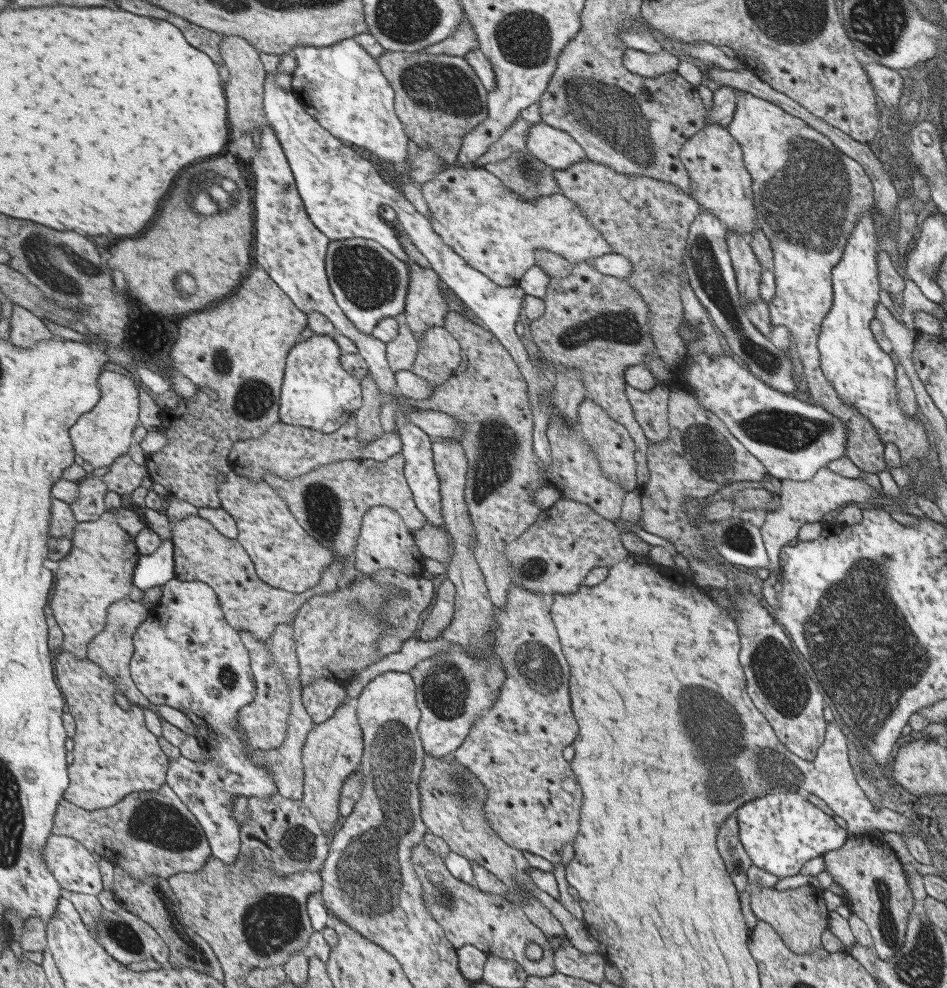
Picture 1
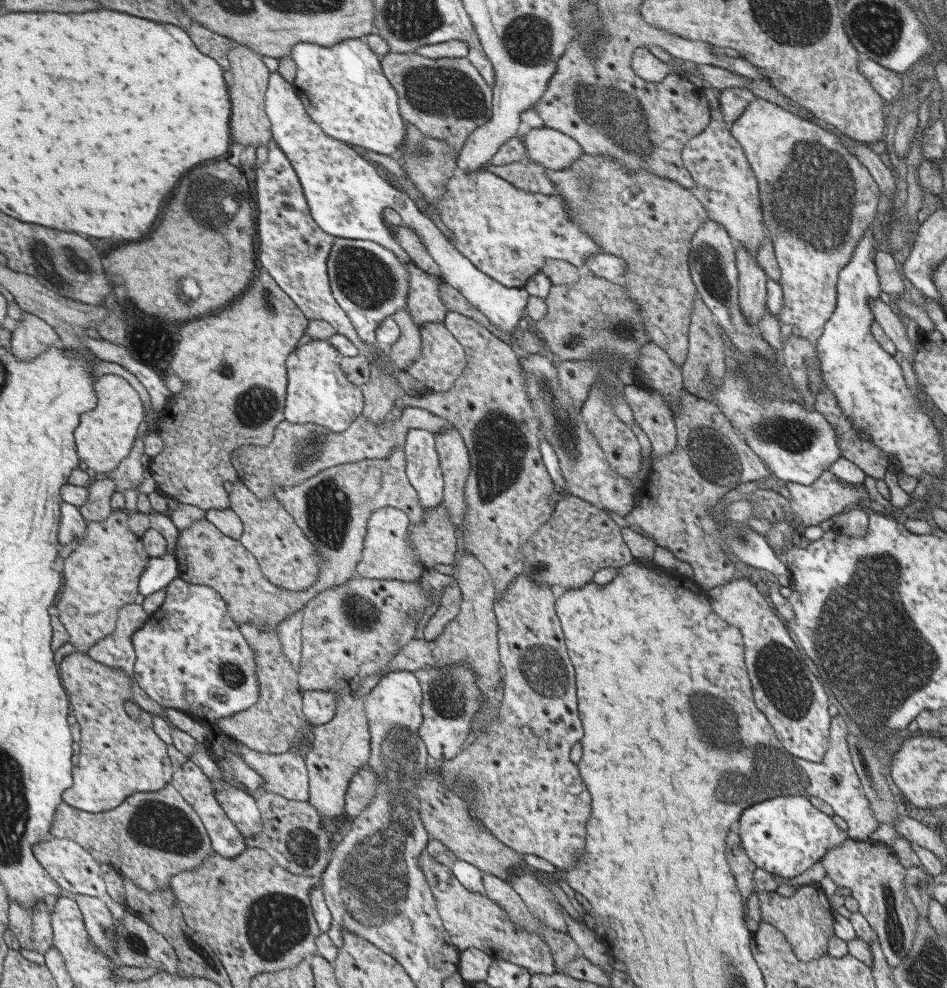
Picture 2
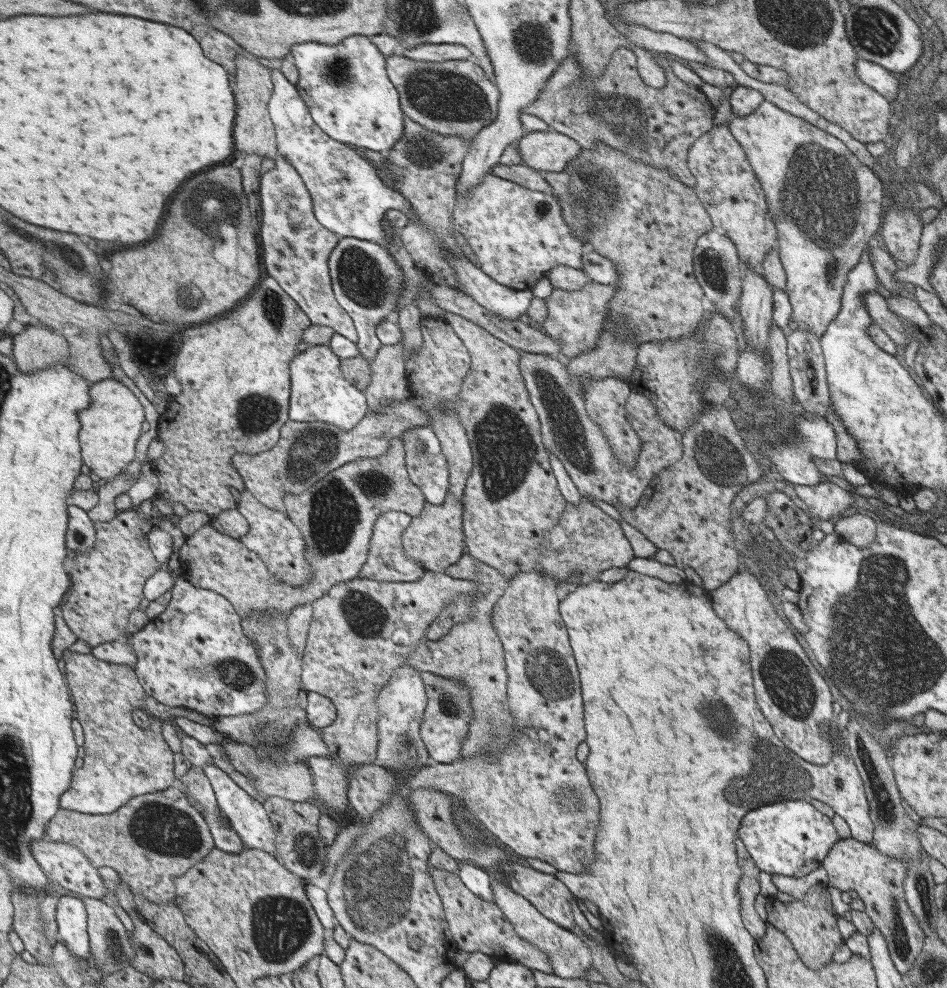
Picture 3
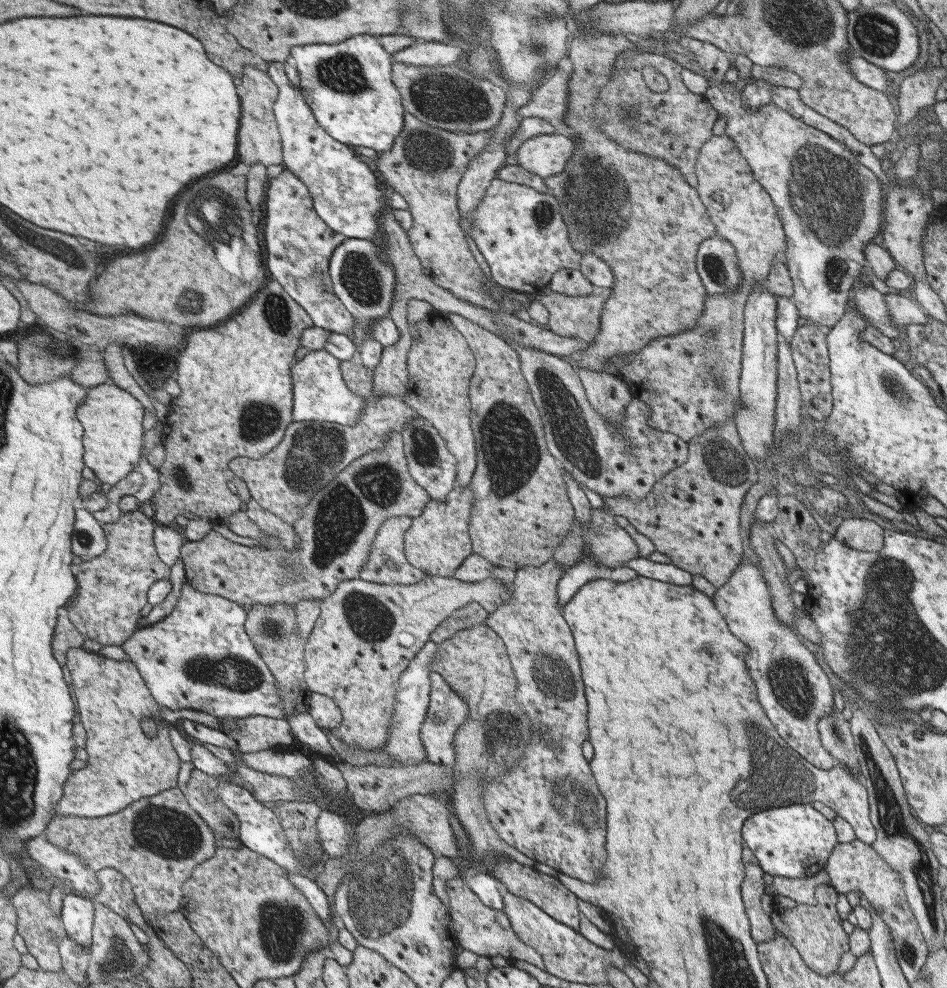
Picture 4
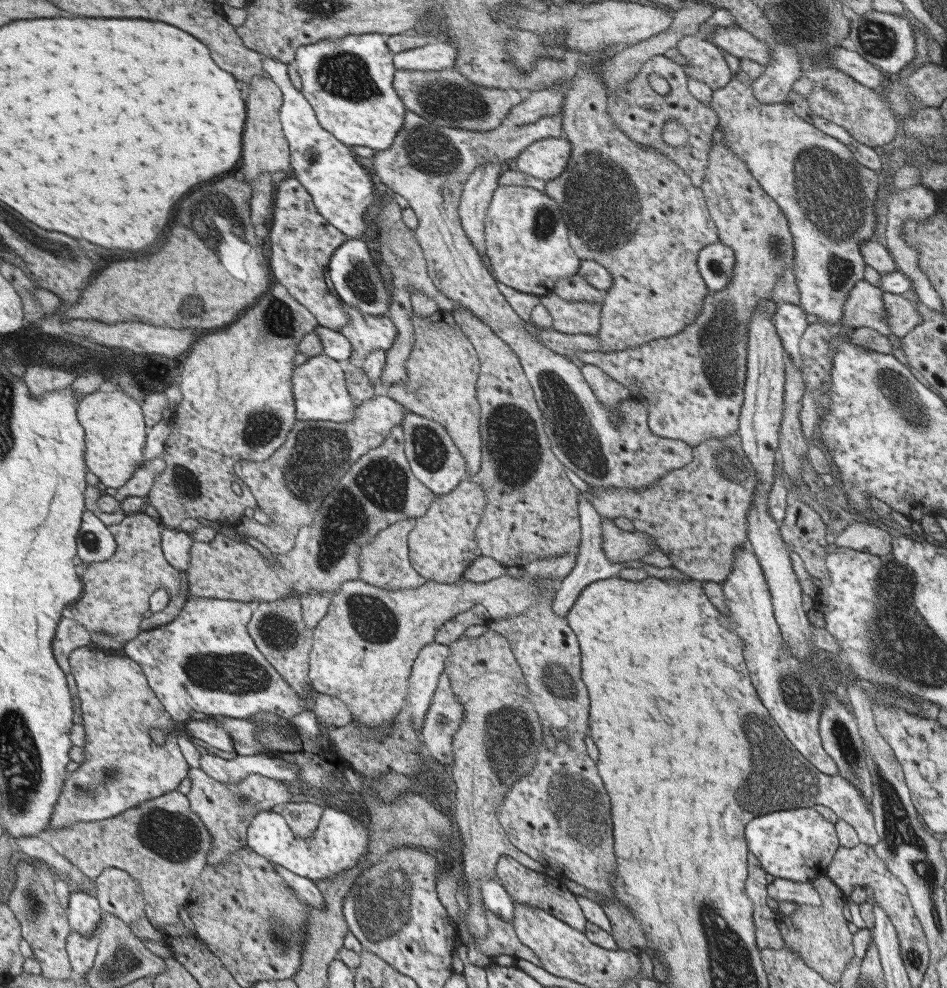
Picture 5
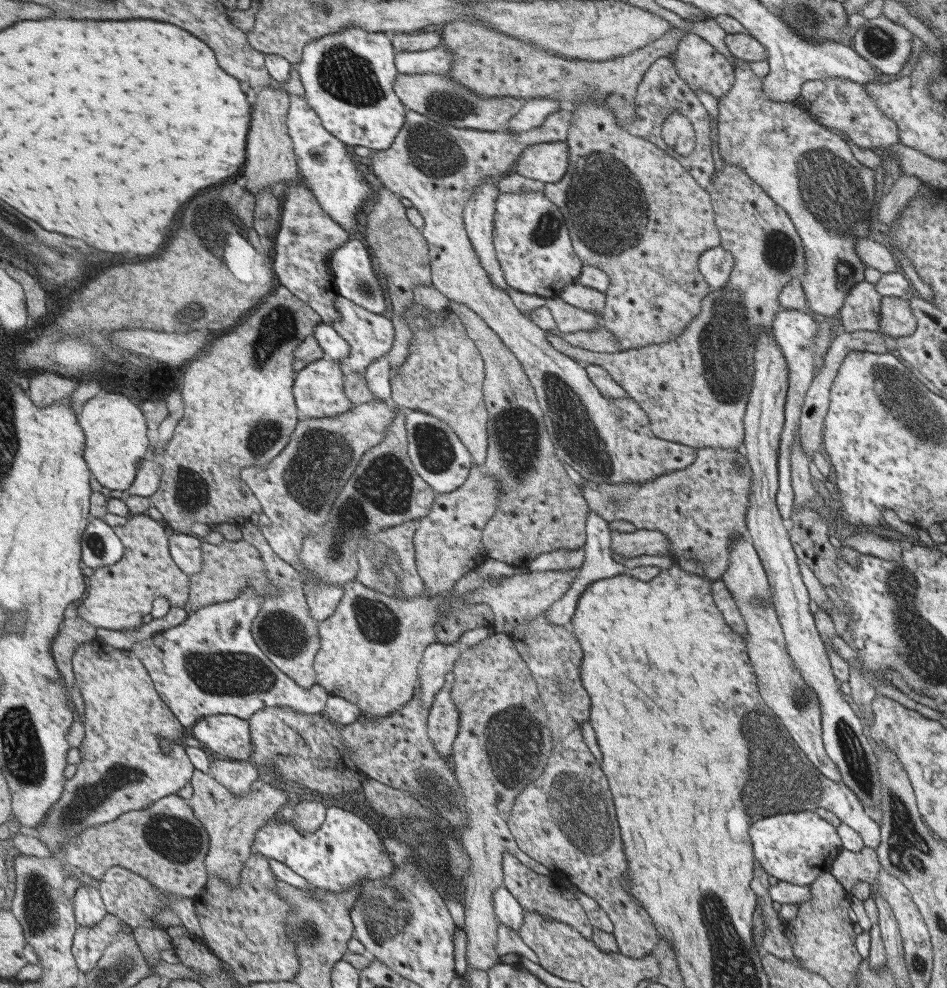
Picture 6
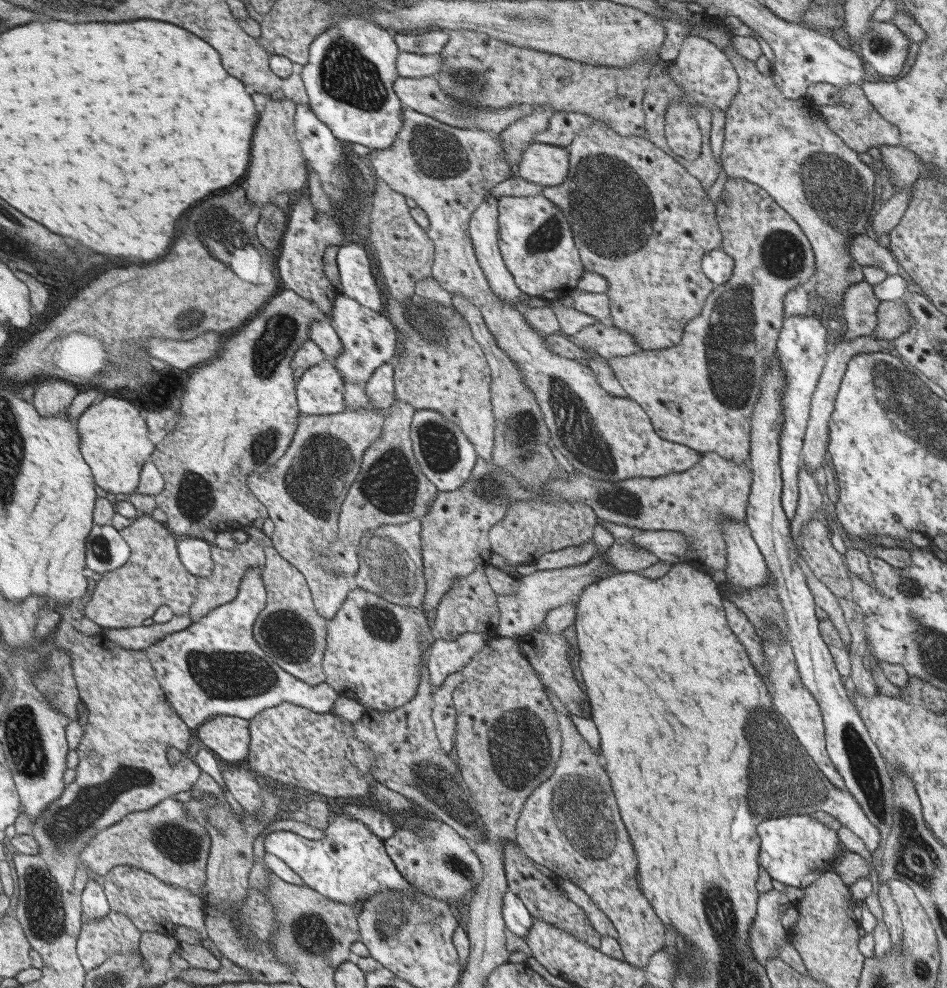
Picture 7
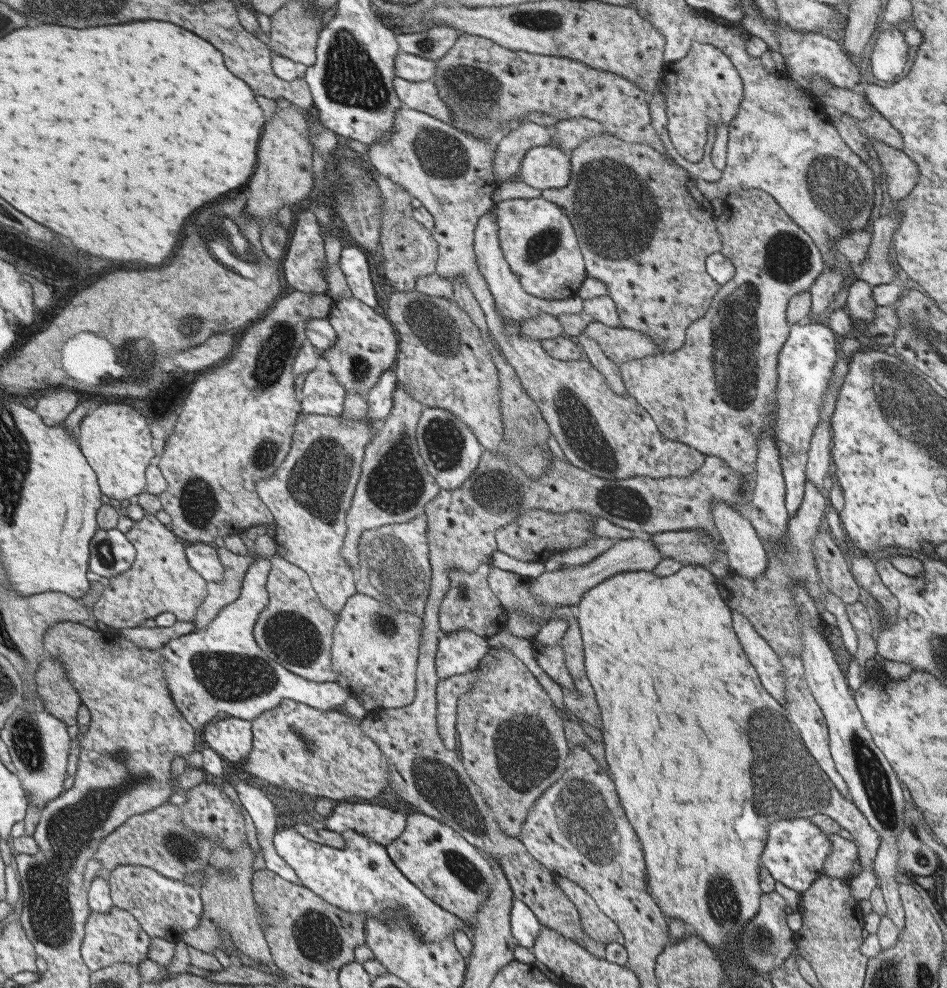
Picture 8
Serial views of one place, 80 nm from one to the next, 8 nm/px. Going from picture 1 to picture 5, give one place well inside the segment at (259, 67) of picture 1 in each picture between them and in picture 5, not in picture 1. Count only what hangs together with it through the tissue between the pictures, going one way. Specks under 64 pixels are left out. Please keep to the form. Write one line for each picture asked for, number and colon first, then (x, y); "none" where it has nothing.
2: (250, 77)
3: (256, 134)
4: (261, 141)
5: (266, 149)

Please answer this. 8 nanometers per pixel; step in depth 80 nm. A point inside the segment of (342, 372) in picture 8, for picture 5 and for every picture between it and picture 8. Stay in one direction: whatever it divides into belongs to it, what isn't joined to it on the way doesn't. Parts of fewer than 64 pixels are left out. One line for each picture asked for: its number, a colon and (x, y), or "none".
5: (367, 333)
6: (371, 336)
7: (370, 340)

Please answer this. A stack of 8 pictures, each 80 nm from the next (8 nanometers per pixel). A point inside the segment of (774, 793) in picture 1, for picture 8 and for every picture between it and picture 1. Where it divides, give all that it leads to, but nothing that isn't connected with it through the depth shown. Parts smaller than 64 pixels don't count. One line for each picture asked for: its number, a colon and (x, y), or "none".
2: (784, 836)
3: (790, 838)
4: (794, 841)
5: (797, 844)
6: (796, 847)
7: (795, 849)
8: (794, 855)

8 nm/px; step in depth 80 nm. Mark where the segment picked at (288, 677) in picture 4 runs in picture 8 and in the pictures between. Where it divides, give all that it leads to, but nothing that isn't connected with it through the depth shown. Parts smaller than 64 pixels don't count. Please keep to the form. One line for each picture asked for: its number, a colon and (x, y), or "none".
5: (278, 628)
6: (284, 629)
7: (290, 629)
8: (296, 630)

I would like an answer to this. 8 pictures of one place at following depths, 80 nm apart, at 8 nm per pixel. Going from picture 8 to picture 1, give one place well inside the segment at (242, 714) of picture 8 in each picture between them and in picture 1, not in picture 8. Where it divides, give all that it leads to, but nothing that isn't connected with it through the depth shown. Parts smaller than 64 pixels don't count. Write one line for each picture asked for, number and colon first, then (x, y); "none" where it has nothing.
1: (187, 656)
2: (191, 655)
3: (196, 655)
4: (201, 657)
5: (206, 661)
6: (211, 665)
7: (215, 668)

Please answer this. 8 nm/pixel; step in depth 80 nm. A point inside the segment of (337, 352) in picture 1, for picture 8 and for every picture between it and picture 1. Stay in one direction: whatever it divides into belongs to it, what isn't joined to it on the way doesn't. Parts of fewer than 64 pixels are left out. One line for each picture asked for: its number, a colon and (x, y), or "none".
2: (319, 391)
3: (320, 392)
4: (321, 393)
5: (320, 387)
6: (319, 389)
7: (321, 390)
8: (323, 394)

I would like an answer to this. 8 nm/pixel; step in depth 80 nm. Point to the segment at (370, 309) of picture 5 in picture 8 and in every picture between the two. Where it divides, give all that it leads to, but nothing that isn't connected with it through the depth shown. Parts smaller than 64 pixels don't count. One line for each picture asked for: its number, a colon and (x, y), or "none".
6: (353, 274)
7: (359, 283)
8: (354, 264)

